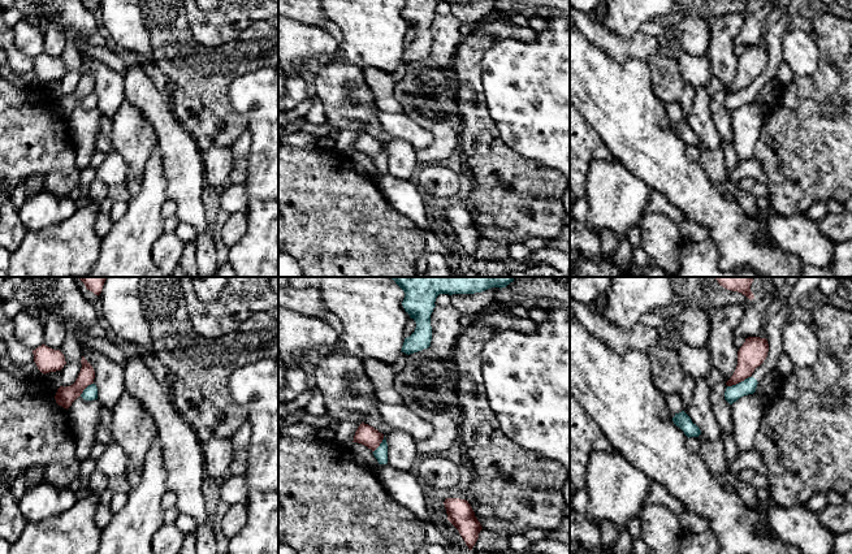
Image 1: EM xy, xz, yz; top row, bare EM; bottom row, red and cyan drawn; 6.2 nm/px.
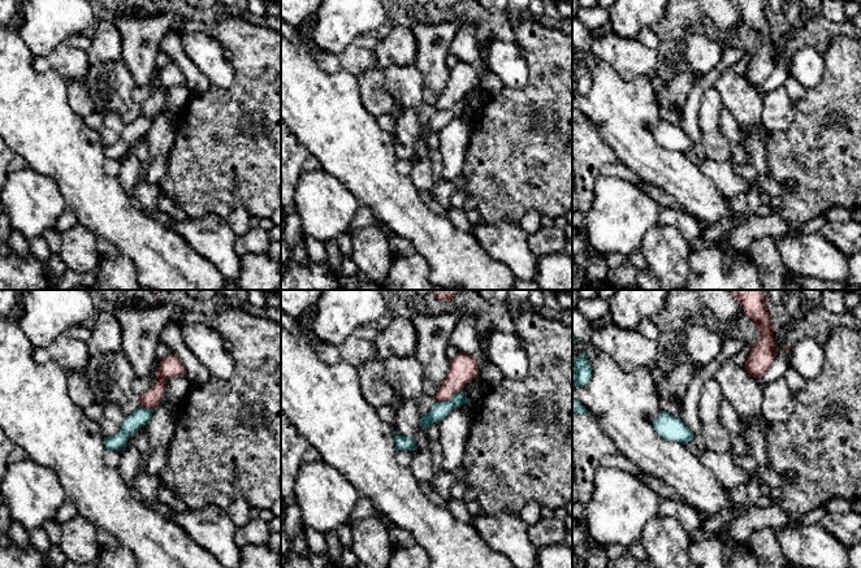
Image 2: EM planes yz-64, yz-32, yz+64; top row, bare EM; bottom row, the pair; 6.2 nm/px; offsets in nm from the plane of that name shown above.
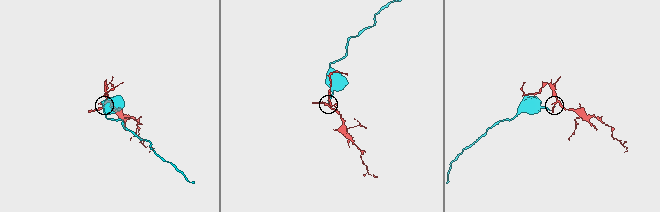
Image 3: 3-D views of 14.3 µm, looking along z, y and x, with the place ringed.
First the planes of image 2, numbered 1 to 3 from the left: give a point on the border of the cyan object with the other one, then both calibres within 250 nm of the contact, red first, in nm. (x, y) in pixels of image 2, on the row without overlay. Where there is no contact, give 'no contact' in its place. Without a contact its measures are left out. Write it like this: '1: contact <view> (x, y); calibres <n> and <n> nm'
1: contact yz-64 (148, 117); calibres 120 and 110 nm
2: contact yz-32 (448, 108); calibres 170 and 100 nm
3: no contact

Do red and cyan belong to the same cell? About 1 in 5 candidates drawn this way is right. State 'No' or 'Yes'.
No

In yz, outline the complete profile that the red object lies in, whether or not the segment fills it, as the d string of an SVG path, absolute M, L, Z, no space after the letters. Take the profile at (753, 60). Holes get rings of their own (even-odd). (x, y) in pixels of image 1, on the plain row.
M748 46L738 60L738 74L726 91L727 95L736 94L751 86L757 75L760 75L767 65L769 52L766 47Z

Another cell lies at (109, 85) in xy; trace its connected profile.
M81 55L85 68L95 79L94 92L98 96L98 108L103 116L112 120L125 99L125 75L90 55Z

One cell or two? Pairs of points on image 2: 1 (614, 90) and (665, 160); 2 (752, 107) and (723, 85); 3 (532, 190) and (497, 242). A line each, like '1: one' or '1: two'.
1: one
2: one
3: two

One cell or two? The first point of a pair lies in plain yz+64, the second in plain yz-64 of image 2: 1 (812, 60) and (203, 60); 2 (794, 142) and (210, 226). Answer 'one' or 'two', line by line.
1: one
2: two

